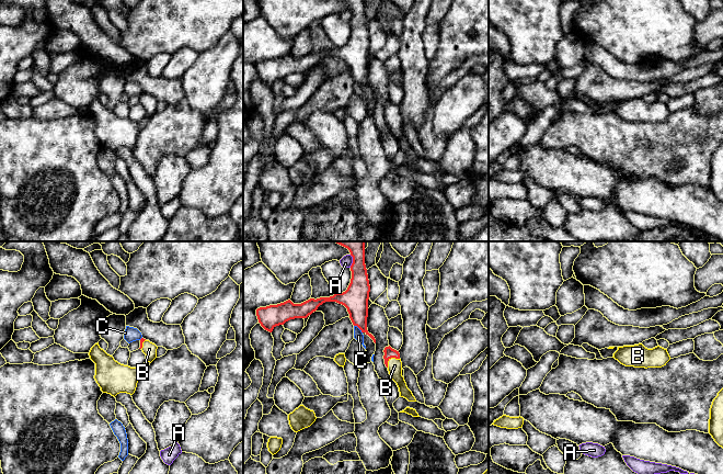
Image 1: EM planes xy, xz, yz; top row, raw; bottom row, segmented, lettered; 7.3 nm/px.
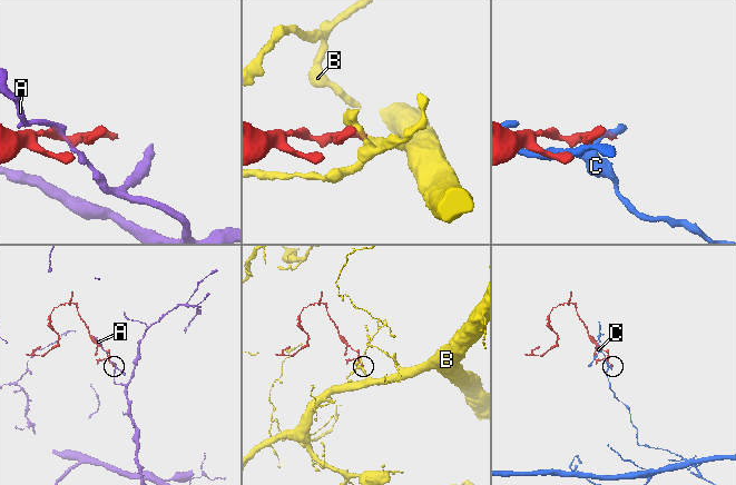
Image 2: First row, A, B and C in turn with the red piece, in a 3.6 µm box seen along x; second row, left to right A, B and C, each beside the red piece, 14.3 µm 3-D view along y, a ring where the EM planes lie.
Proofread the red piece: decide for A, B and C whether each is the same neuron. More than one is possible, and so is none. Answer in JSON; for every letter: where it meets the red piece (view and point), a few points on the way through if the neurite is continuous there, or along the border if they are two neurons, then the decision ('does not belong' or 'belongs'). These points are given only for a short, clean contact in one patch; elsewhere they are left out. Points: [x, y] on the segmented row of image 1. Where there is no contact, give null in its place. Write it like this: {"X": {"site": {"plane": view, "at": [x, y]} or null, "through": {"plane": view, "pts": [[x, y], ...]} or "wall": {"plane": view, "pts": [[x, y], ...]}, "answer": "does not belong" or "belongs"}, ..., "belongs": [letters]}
{"A": {"site": {"plane": "xz", "at": [353, 261]}, "wall": {"plane": "xz", "pts": [[349, 255], [352, 257], [351, 267]]}, "answer": "does not belong"}, "B": {"site": {"plane": "xz", "at": [390, 358]}, "through": {"plane": "xz", "pts": [[389, 352], [390, 358], [394, 365]]}, "answer": "belongs"}, "C": {"site": {"plane": "xz", "at": [358, 327]}, "answer": "does not belong"}, "belongs": ["B"]}

